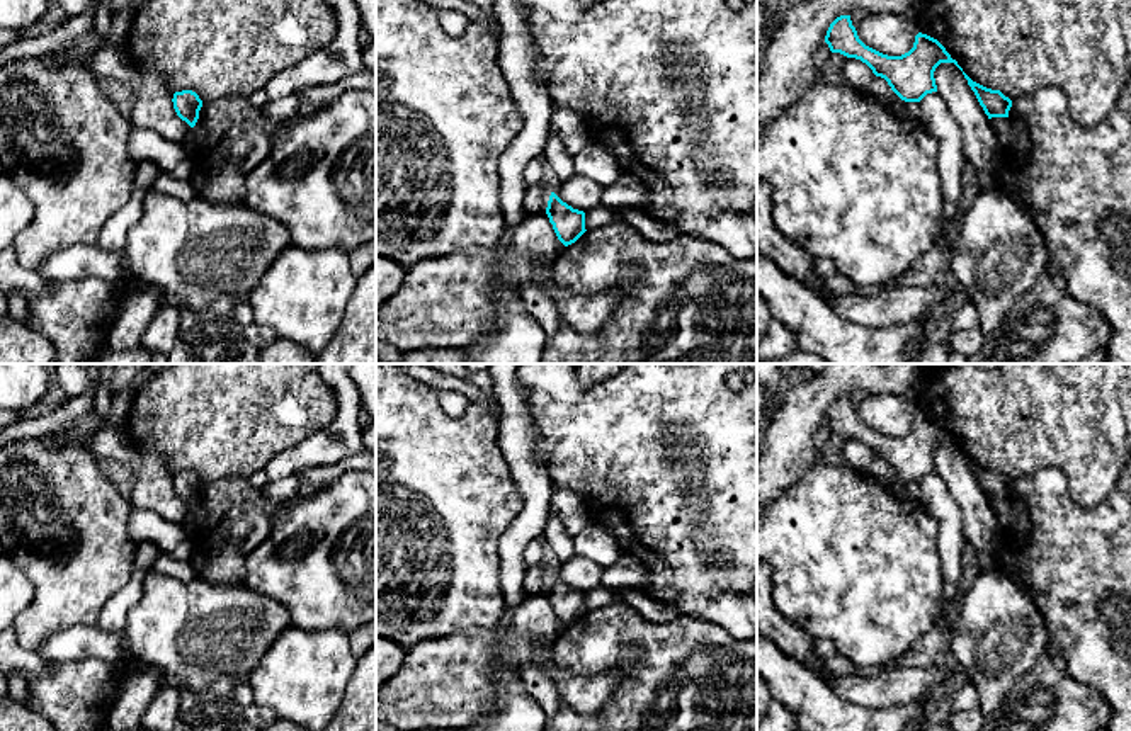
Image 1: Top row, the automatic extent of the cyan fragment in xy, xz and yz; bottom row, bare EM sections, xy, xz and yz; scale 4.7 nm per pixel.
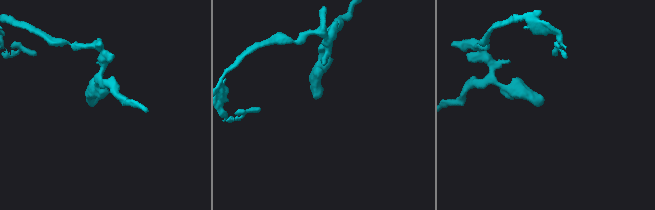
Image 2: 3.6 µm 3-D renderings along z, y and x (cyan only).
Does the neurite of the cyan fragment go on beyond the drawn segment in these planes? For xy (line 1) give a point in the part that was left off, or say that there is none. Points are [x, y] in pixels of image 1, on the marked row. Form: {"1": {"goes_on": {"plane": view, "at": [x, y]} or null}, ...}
{"1": {"goes_on": null}}

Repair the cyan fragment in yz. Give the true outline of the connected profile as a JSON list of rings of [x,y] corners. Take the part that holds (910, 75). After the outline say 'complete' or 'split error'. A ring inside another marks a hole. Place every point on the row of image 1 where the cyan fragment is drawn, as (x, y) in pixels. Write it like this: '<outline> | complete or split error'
[[[840,15],[830,24],[825,42],[832,53],[866,63],[905,102],[920,102],[927,94],[937,92],[934,71],[941,63],[954,63],[963,71],[937,39],[922,32],[915,36],[908,53],[883,54],[859,39],[850,15]]] | complete

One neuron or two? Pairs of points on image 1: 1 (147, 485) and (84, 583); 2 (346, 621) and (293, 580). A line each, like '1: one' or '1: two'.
1: two
2: one

